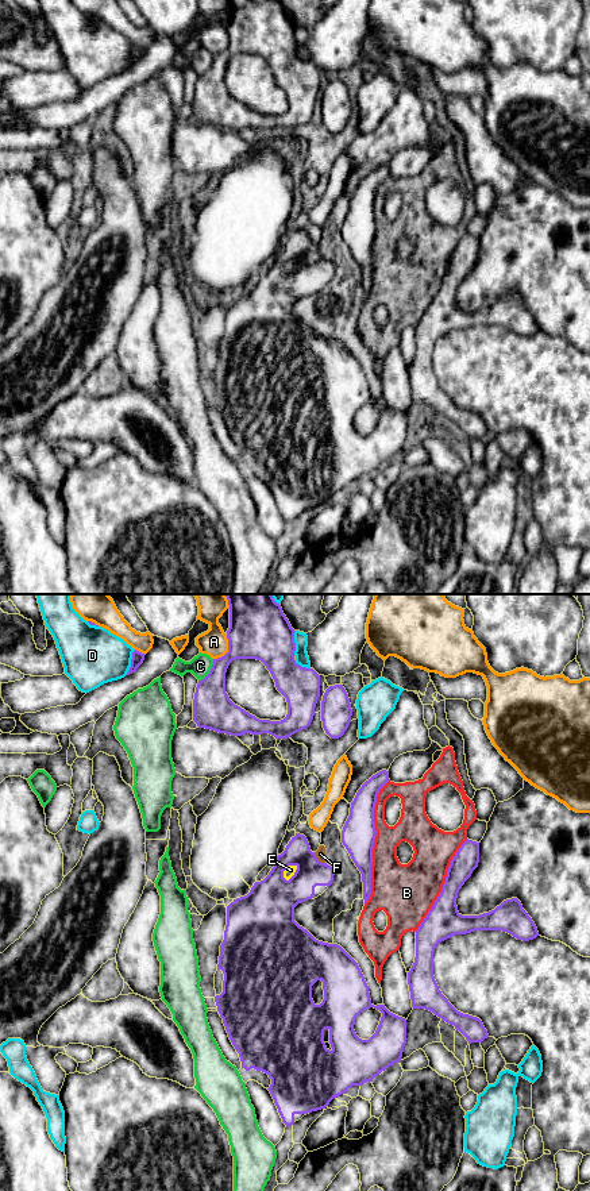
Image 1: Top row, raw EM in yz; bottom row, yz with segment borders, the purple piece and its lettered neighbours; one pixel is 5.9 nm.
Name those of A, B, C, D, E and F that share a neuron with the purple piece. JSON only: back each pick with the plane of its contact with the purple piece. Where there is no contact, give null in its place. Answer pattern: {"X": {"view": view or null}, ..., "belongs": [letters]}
{"belongs": []}

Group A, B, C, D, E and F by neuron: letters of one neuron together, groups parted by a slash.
A / B / C / D / E F

